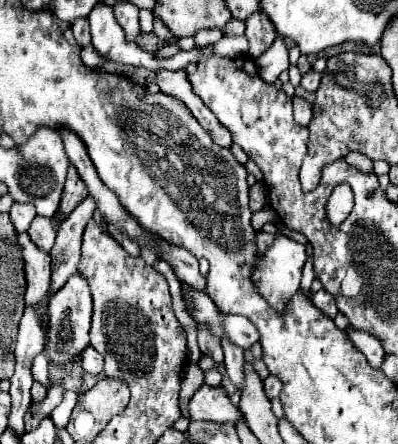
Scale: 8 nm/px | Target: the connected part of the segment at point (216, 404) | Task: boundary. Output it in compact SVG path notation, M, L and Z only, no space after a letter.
M203 385L189 403L191 421L215 421L215 423L231 423L237 425L245 421L241 409L231 403L227 391L223 387Z

